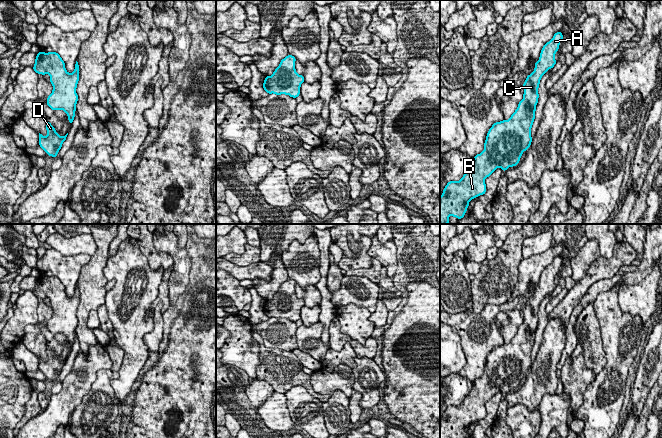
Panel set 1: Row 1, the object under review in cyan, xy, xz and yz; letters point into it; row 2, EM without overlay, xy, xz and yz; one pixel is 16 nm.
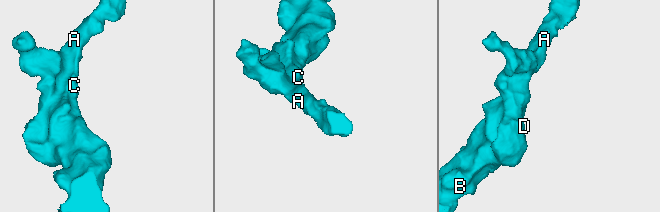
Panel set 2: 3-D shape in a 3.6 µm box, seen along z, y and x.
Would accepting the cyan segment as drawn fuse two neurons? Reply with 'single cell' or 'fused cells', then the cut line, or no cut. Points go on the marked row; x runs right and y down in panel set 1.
single cell; no cut

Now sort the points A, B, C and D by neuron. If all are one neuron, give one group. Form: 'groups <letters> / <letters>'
groups A B C D

